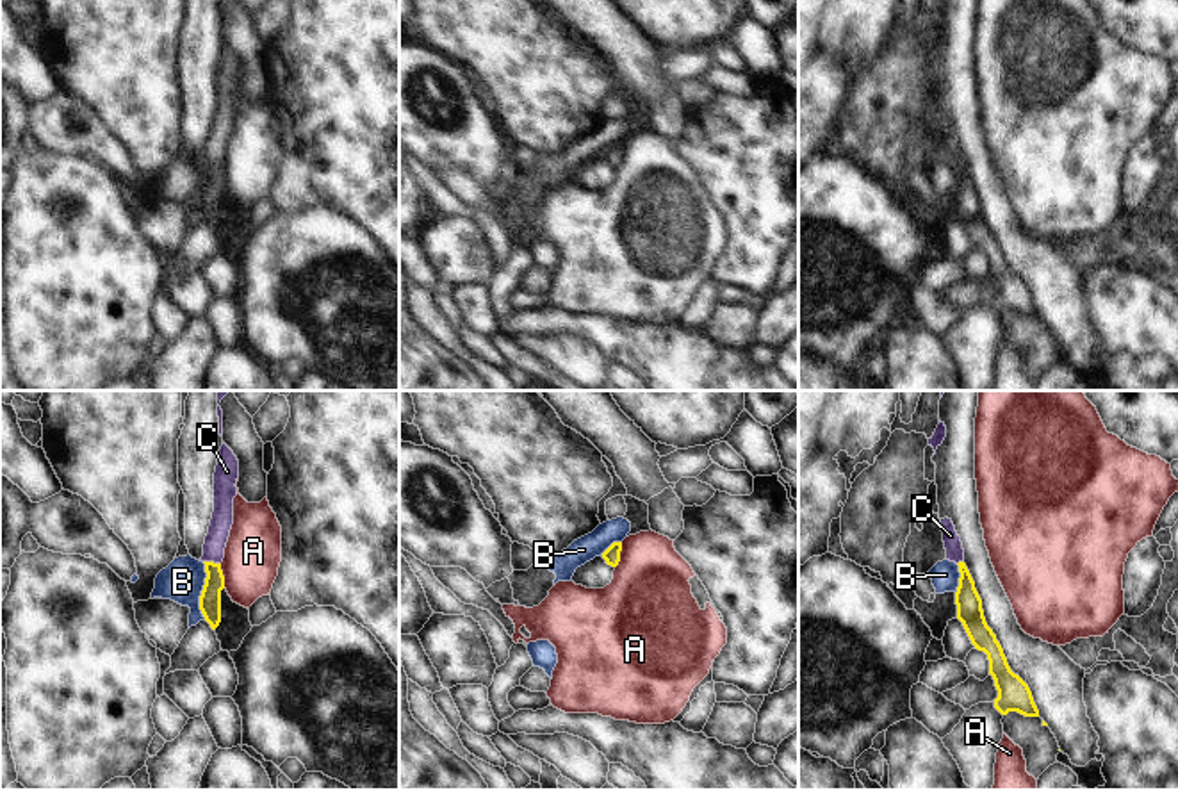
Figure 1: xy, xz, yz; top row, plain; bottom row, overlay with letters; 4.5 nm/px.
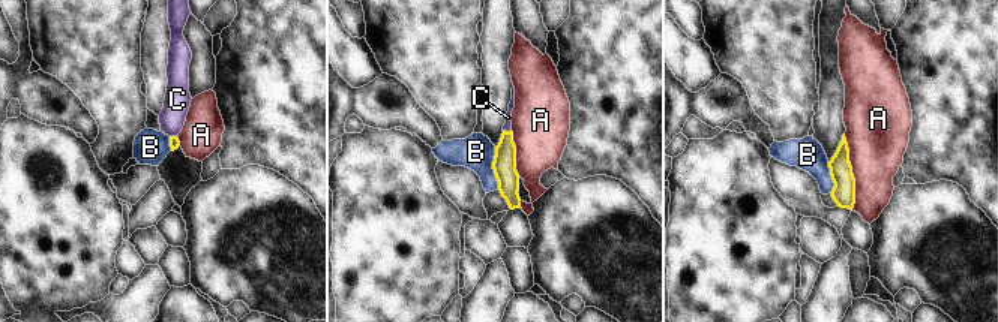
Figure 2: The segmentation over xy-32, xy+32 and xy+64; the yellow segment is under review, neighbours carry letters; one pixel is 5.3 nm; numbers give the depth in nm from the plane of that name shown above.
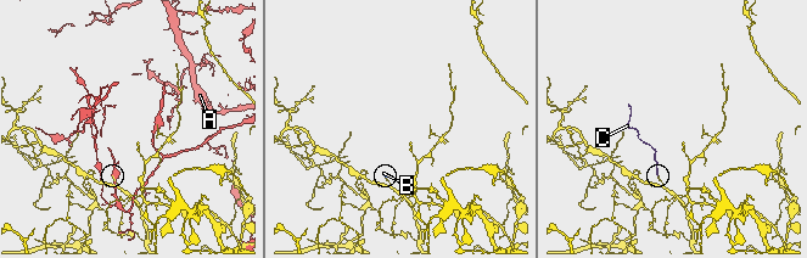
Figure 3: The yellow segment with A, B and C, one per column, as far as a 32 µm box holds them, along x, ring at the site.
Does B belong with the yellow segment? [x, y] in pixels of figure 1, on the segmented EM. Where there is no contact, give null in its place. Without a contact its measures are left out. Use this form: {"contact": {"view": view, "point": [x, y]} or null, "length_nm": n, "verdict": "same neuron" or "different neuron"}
{"contact": {"view": "xy", "point": [202, 591]}, "length_nm": 260, "verdict": "different neuron"}

